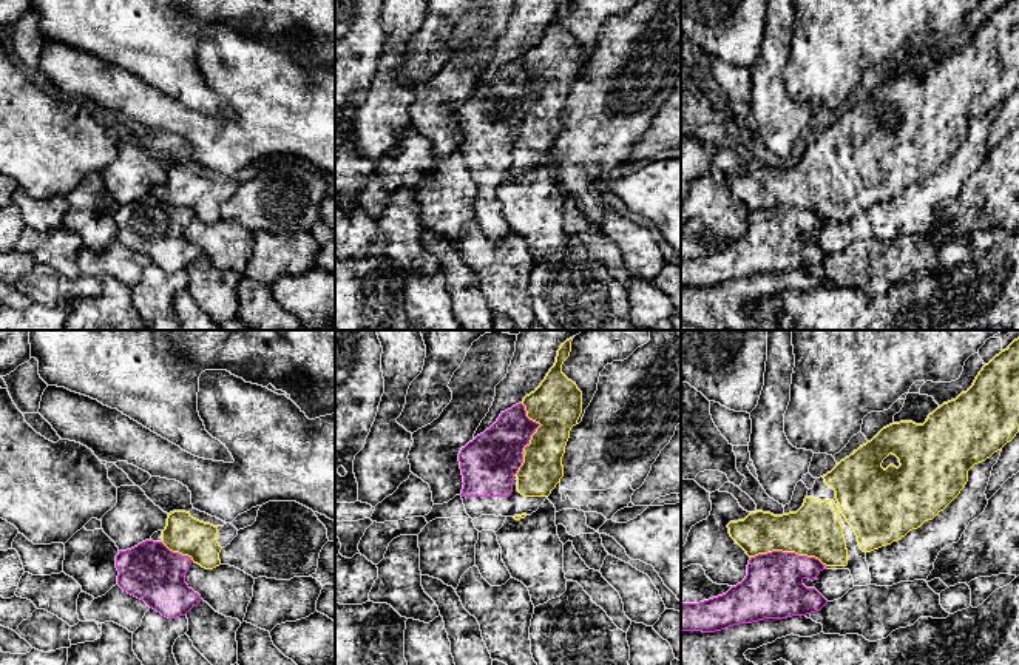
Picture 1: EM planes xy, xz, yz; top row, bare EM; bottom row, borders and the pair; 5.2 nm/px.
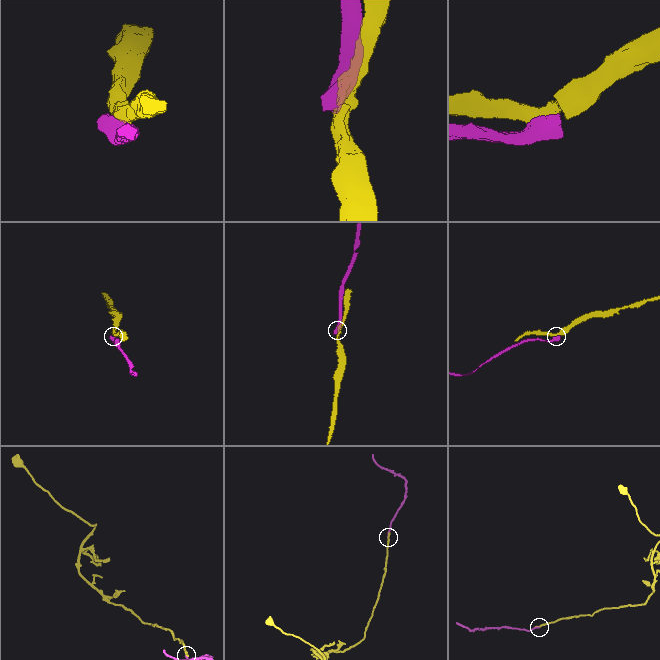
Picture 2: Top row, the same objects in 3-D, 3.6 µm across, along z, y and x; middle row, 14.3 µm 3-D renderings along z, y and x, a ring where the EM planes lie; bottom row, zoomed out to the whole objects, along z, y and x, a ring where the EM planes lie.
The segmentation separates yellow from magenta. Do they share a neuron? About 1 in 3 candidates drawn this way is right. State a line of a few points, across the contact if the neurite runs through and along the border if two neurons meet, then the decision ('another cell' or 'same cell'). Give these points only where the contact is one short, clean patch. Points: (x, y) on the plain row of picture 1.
xz (522, 57), (539, 81), (514, 128) | another cell

